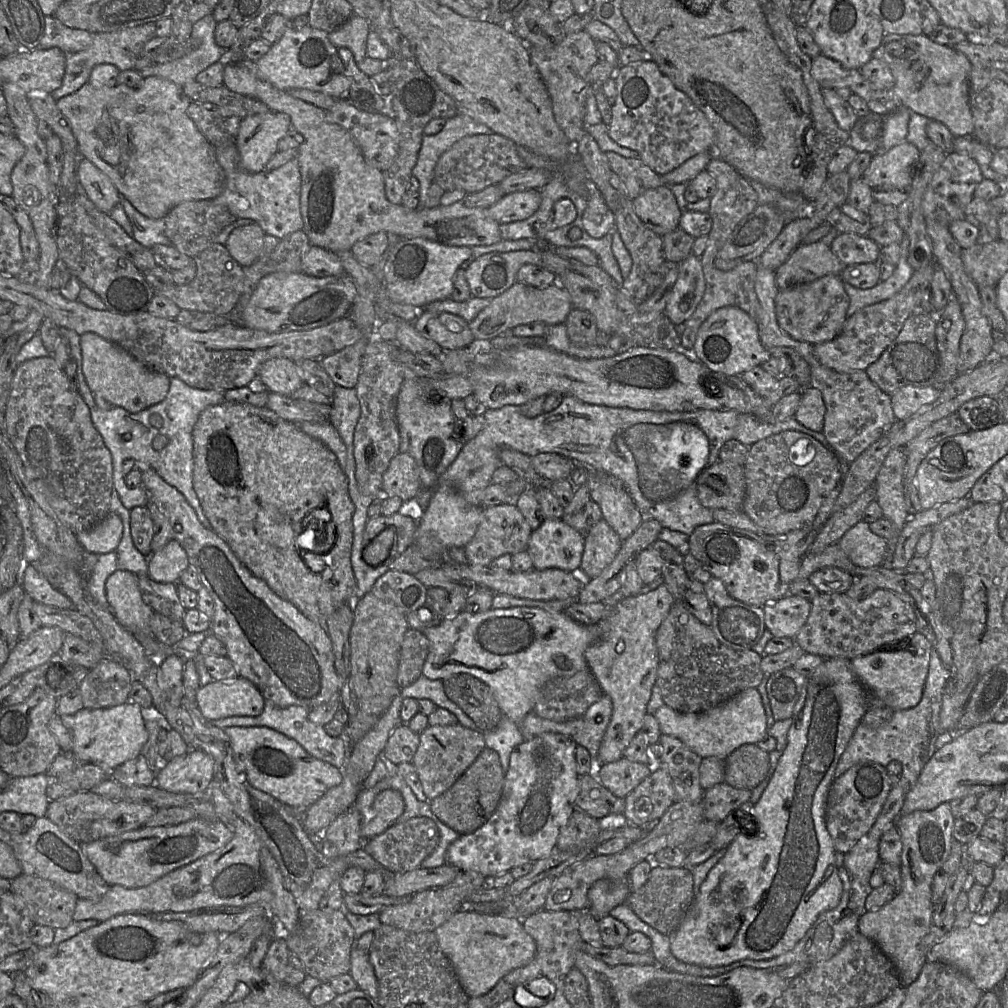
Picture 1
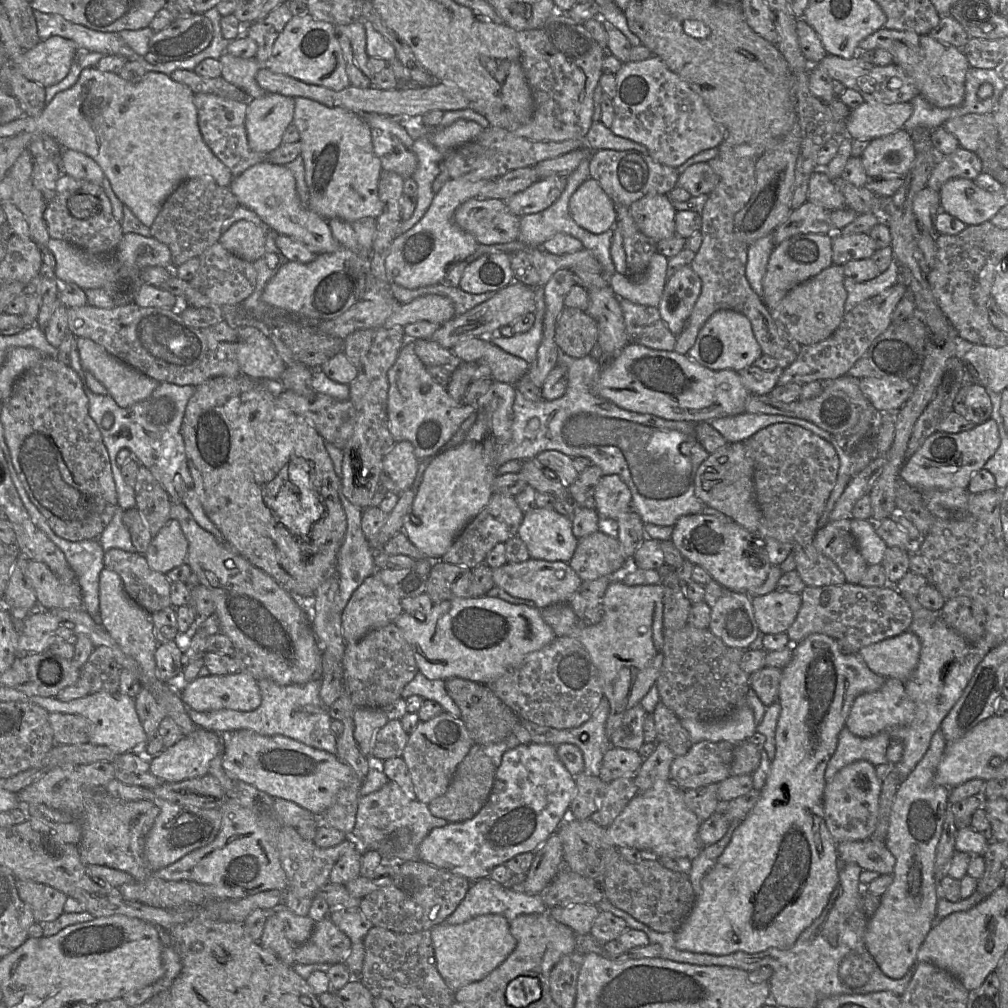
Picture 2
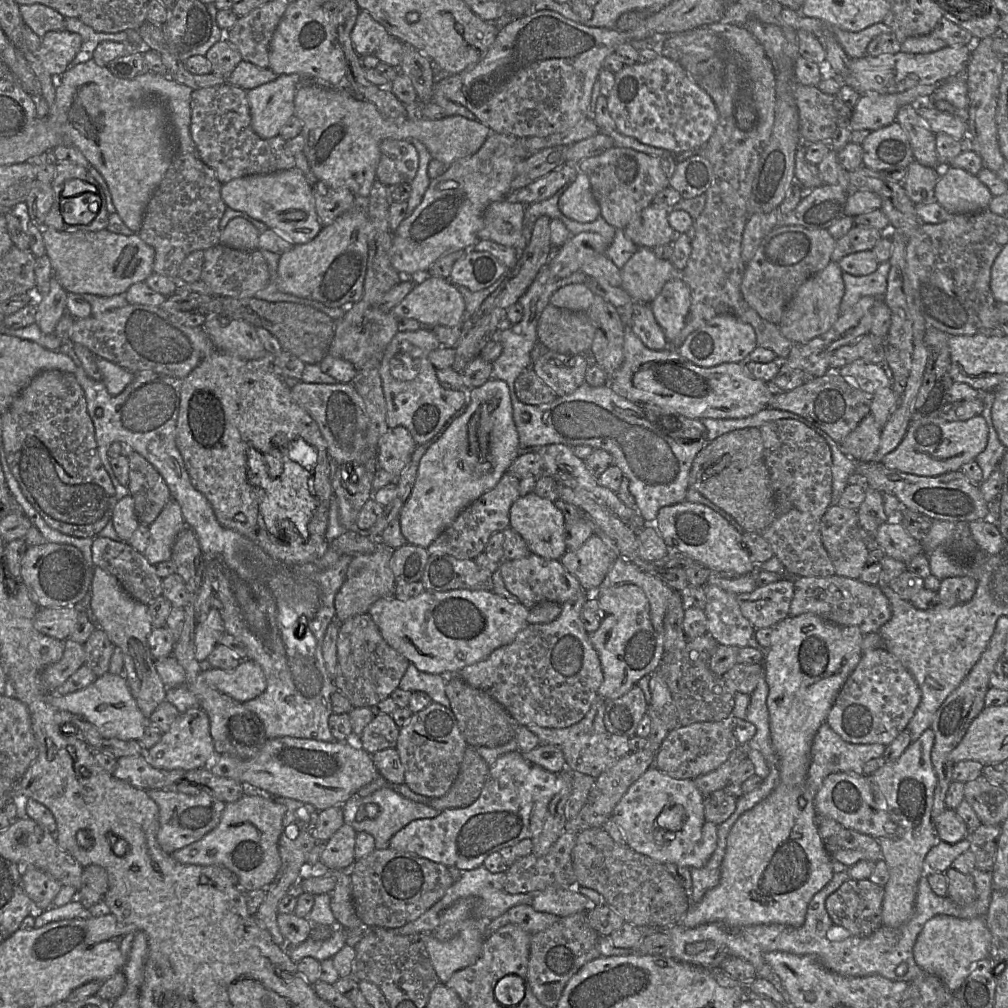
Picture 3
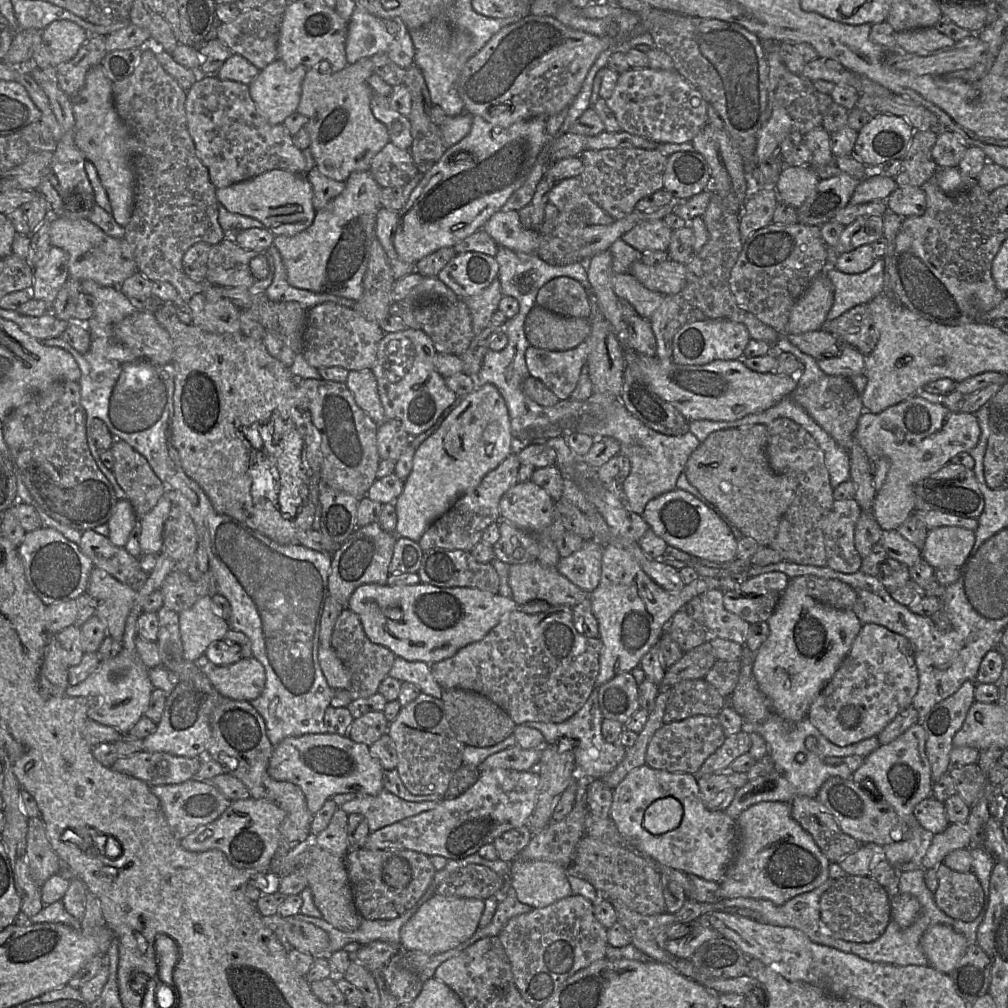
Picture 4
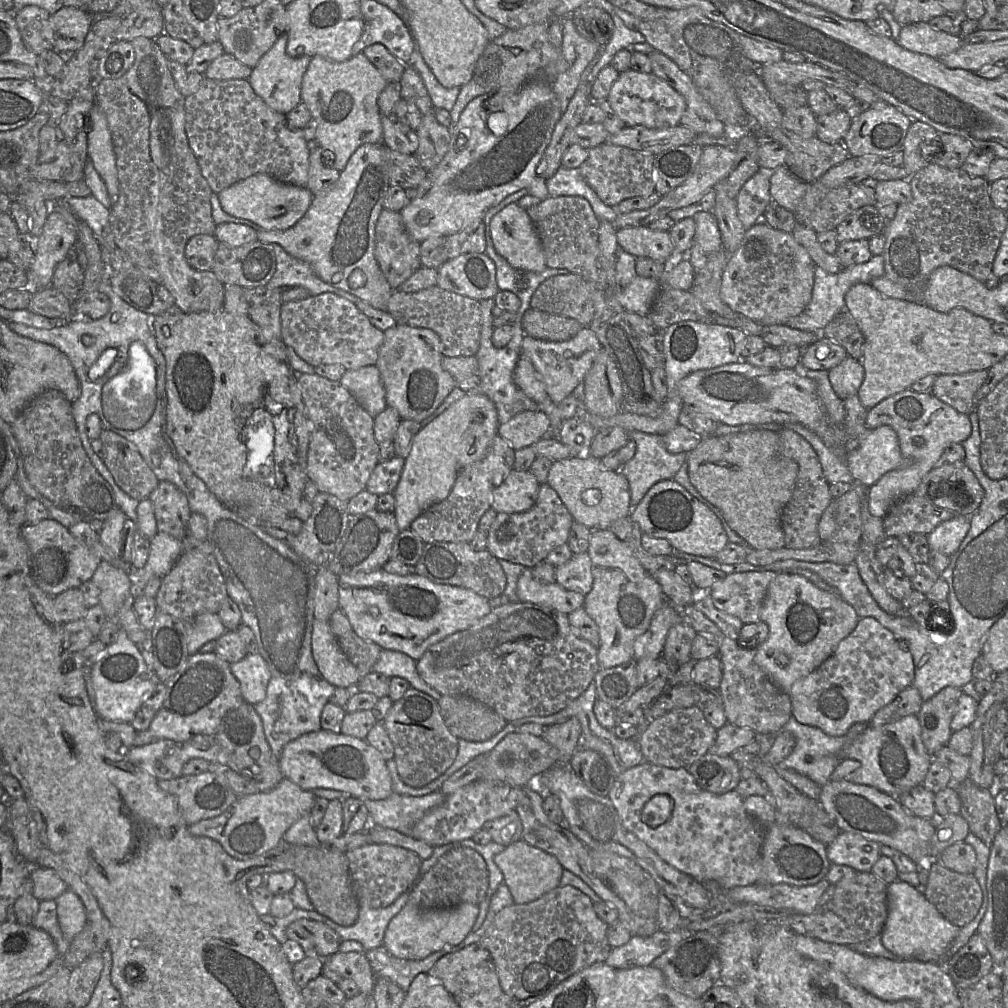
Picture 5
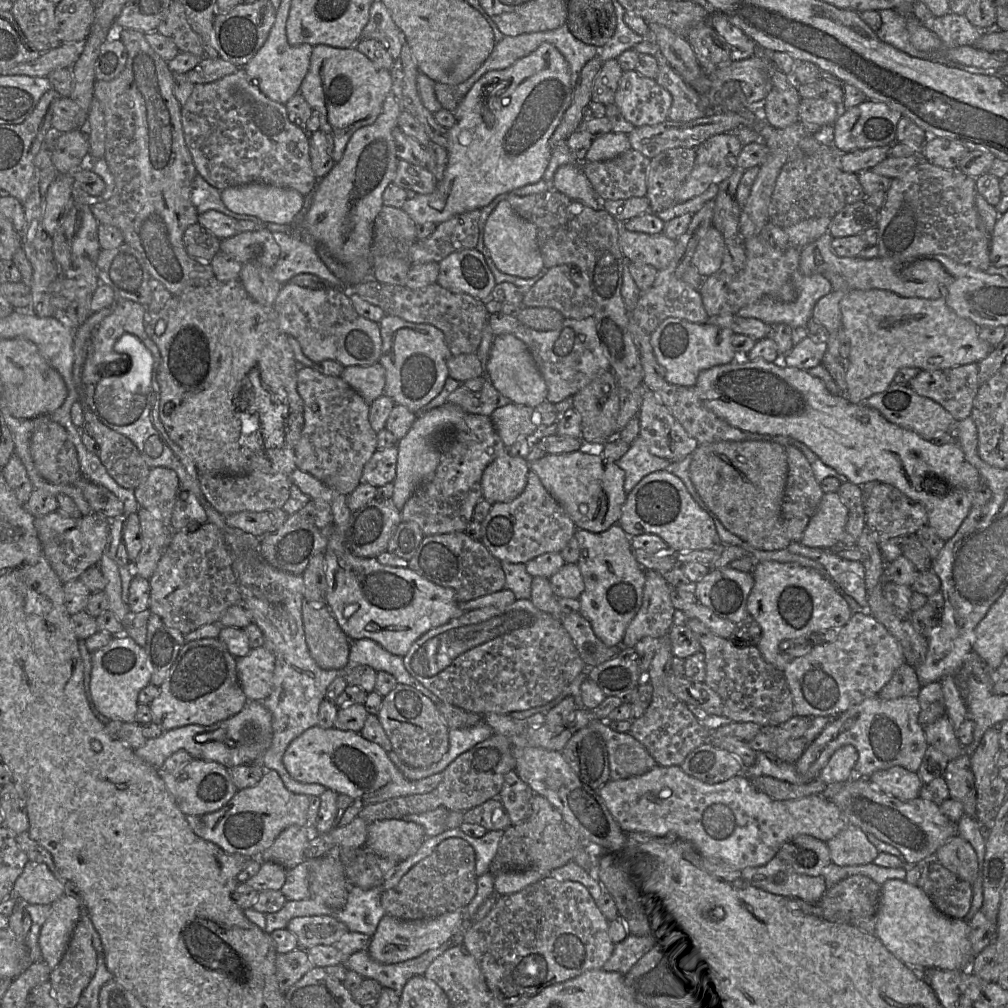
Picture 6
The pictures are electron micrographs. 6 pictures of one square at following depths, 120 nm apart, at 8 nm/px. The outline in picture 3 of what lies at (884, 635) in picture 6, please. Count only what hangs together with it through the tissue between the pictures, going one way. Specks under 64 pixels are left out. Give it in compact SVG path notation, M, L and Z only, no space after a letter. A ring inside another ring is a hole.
M884 647L867 650L839 691L827 717L827 723L844 741L852 744L889 745L911 721L921 700L921 691L910 672Z

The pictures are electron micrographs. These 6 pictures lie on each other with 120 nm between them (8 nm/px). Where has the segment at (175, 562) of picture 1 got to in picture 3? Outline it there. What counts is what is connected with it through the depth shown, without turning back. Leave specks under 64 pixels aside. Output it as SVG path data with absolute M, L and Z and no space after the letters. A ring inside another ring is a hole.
M171 498L155 521L148 526L150 539L143 555L151 565L171 560L174 542L185 527L180 506Z

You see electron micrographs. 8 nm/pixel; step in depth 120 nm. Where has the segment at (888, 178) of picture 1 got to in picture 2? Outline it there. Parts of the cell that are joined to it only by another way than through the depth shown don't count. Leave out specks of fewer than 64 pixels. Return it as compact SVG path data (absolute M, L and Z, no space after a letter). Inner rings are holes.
M904 128L870 140L861 157L869 178L879 178L886 174L906 176L915 158L912 137Z

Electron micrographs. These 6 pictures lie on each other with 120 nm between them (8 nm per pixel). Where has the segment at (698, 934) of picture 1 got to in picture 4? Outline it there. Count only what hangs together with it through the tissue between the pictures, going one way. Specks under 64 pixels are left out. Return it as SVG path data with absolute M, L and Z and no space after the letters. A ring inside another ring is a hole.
M787 586L773 614L767 620L769 636L754 655L753 674L761 692L769 699L773 713L789 722L806 718L812 702L849 653L862 624L852 610L840 610L818 602L801 588ZM763 801L744 810L736 820L739 847L720 881L717 898L747 897L781 905L809 892L829 878L830 860L791 815L789 802Z

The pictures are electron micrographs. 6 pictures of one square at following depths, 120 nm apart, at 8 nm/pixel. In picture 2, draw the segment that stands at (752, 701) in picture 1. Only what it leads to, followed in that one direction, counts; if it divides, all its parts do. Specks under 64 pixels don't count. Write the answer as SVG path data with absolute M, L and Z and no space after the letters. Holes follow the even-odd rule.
M746 703L739 705L728 716L719 720L680 719L680 723L688 732L692 743L706 740L738 744L757 731L753 710Z

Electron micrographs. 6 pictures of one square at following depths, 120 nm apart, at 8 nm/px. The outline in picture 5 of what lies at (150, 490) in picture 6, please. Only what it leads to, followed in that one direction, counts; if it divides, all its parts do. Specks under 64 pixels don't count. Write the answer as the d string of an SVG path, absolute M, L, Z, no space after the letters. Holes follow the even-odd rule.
M160 481L148 499L153 504L158 532L183 540L192 513L184 493L174 484Z

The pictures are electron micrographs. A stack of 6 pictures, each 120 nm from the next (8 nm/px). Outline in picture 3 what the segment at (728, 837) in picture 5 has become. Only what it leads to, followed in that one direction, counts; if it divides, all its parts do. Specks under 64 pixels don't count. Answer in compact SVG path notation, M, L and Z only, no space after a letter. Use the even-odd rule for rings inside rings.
M651 766L628 788L615 806L611 818L624 833L625 844L637 853L661 864L701 868L717 844L717 825L705 818L703 798L693 779L676 779ZM671 805L684 808L683 824L675 831L662 829L656 823L663 808Z

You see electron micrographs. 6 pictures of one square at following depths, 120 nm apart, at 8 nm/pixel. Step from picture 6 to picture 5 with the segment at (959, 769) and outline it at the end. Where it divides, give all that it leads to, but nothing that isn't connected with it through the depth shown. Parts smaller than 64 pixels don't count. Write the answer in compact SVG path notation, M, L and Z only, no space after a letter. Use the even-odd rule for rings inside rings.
M967 778L955 785L955 790L961 800L961 815L967 821L970 832L990 847L1002 827L991 789L981 788Z

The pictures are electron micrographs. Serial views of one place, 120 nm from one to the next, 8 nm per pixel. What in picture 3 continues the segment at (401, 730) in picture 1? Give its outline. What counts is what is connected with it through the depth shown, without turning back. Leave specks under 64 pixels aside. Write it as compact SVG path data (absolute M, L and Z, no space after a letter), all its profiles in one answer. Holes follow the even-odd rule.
M377 715L357 738L357 744L370 755L384 749L395 748L399 730L391 715Z

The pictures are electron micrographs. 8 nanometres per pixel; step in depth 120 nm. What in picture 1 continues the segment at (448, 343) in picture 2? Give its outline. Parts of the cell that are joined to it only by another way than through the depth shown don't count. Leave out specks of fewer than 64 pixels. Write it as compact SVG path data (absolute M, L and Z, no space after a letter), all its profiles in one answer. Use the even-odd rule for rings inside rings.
M515 282L508 290L492 298L490 304L469 322L469 328L476 342L489 342L506 330L521 324L541 322L547 326L564 324L573 305L568 292L558 283L546 288L537 288Z

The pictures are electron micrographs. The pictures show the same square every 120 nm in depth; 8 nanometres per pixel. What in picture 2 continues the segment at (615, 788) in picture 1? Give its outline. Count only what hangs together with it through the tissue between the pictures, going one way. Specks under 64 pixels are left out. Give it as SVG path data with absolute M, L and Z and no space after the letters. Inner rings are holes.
M611 745L603 757L599 778L608 784L617 778L634 777L643 760L637 751Z

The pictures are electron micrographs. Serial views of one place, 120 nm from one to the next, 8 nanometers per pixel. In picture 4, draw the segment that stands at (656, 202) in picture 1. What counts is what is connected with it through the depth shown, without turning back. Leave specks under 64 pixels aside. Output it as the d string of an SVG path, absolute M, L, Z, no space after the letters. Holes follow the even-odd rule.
M663 219L644 221L621 236L621 239L640 254L649 251L668 251L672 230Z

